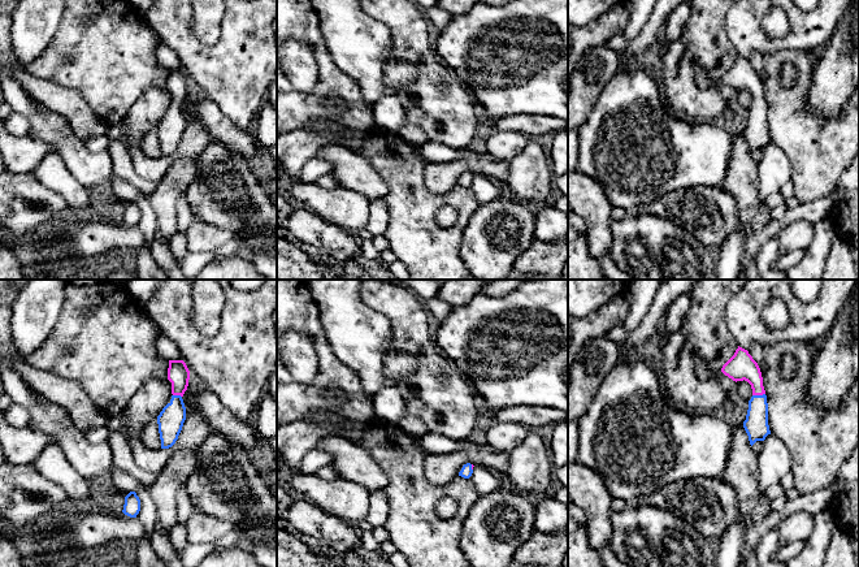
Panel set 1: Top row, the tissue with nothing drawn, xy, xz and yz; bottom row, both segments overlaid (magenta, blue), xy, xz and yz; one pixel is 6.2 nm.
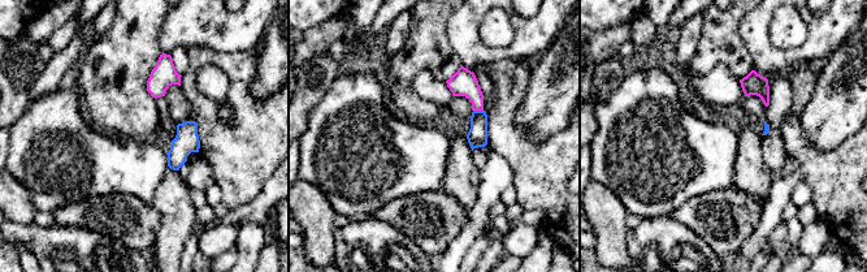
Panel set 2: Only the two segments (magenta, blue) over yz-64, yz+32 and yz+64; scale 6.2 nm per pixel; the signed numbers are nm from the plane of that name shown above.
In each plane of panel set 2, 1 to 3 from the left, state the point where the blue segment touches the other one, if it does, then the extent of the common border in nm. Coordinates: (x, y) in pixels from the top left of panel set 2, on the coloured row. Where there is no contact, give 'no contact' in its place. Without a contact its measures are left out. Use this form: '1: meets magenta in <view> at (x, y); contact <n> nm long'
1: no contact
2: meets magenta in yz+32 at (478, 109); contact 60 nm long
3: no contact

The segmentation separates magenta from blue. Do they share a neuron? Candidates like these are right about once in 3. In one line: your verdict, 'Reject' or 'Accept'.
Accept

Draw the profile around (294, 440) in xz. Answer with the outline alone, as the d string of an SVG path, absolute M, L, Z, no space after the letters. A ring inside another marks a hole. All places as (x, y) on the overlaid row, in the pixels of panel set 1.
M327 416L321 417L318 421L296 420L277 428L277 451L286 467L299 471L303 456L324 438L339 436L356 443L363 430L377 423L377 419L366 421L350 420L348 425L342 428Z

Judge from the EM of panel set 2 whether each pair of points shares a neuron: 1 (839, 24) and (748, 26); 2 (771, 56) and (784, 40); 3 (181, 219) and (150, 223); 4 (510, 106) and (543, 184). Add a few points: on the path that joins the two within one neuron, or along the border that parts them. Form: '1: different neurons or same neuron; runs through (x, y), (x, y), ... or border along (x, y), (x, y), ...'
1: same neuron; runs through (815, 46), (803, 55), (774, 55), (768, 50)
2: different neurons; border along (770, 21), (776, 47), (797, 47), (806, 37)
3: different neurons; border along (152, 204), (159, 216), (159, 231), (148, 250)
4: same neuron; runs through (507, 125), (507, 138), (532, 164)

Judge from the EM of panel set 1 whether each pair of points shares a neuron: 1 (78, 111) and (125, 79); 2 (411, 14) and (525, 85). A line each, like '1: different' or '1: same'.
1: different
2: different

